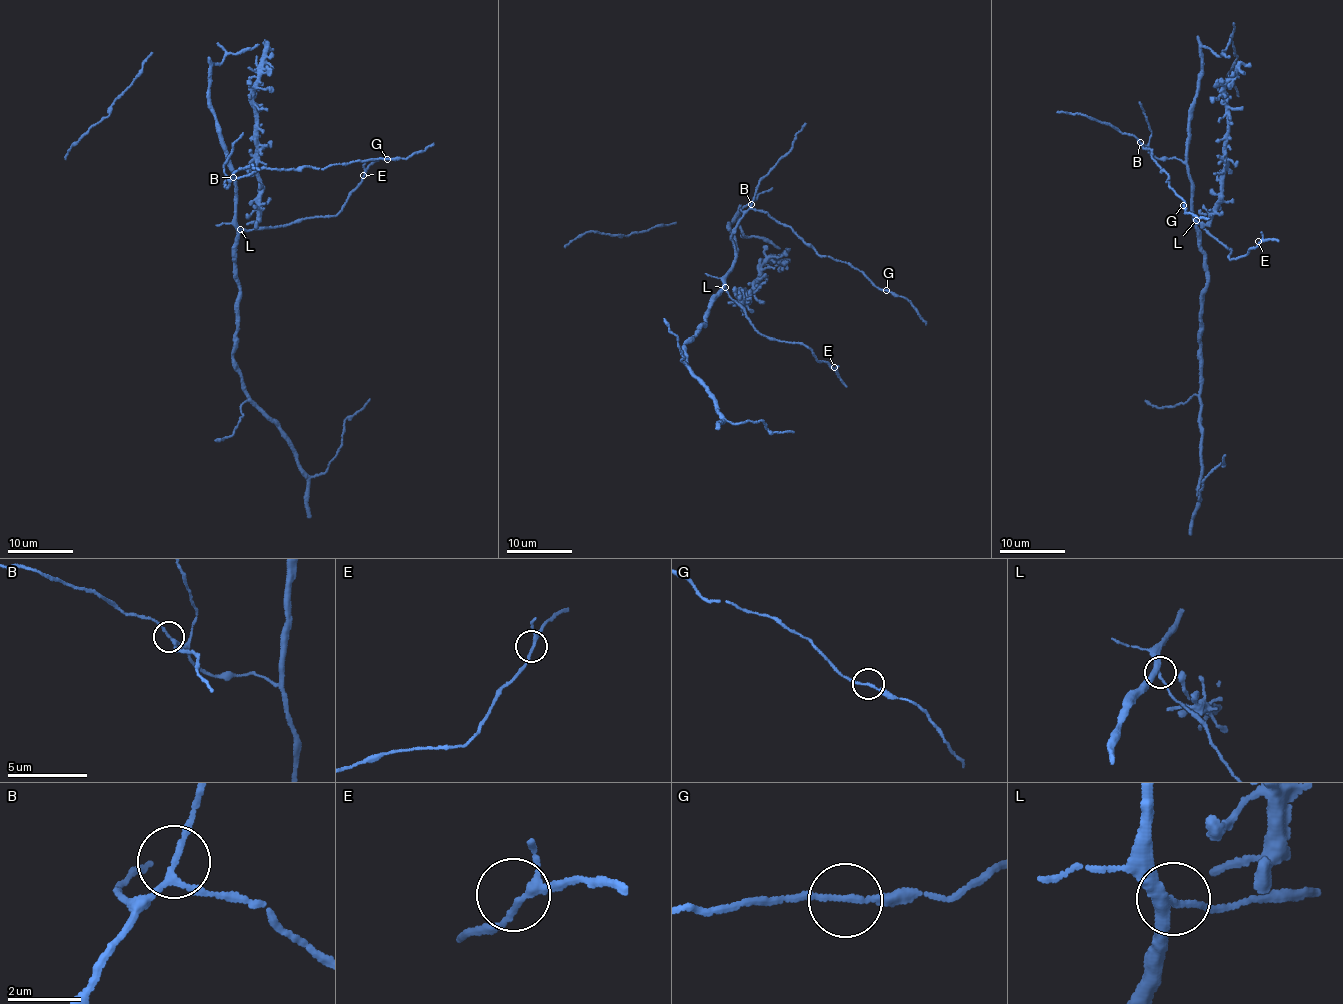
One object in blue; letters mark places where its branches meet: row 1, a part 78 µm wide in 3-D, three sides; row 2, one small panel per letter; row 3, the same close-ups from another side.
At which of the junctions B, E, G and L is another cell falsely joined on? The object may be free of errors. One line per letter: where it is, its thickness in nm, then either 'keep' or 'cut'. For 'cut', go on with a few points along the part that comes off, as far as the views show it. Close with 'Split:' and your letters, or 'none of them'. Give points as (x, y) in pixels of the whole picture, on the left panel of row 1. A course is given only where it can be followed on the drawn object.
B: at (233, 177); 140 nm thick; keep
E: at (363, 175); 170 nm thick; keep
G: at (387, 159); 150 nm thick; keep
L: at (240, 229); 260 nm thick; keep
Split: none of them

